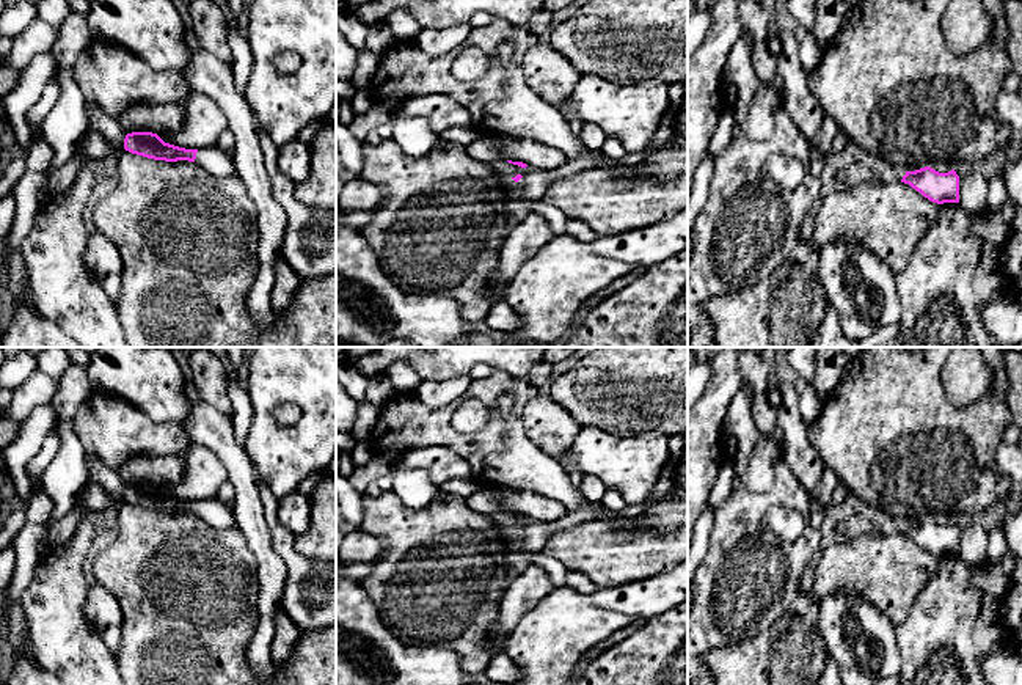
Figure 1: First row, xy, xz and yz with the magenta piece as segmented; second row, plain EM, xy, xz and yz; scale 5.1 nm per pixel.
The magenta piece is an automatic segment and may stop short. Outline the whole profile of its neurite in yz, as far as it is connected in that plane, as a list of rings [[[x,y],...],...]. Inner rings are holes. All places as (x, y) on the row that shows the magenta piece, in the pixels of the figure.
[[[931,167],[906,171],[901,182],[909,184],[933,203],[959,203],[959,176],[954,170],[939,173]]]

